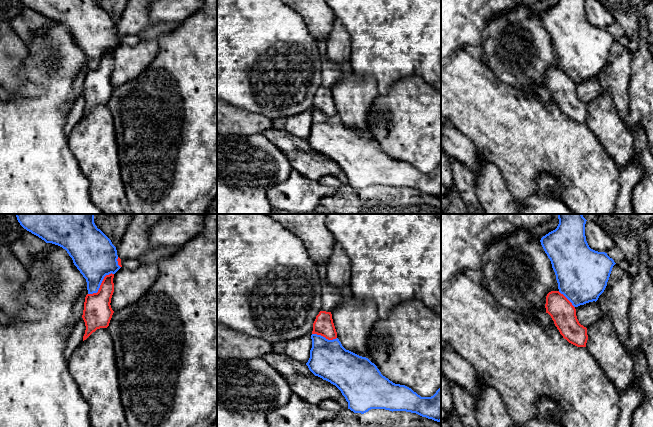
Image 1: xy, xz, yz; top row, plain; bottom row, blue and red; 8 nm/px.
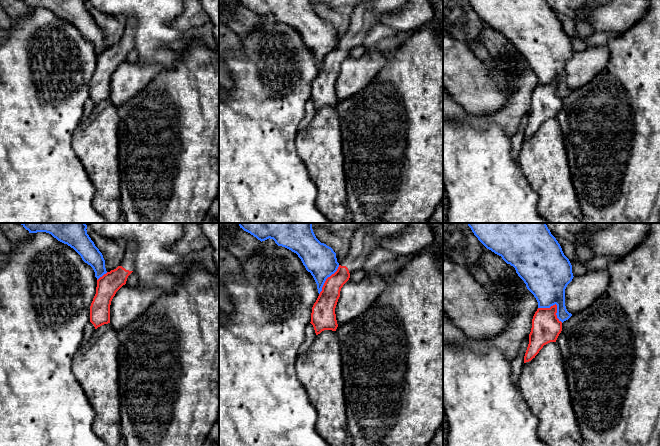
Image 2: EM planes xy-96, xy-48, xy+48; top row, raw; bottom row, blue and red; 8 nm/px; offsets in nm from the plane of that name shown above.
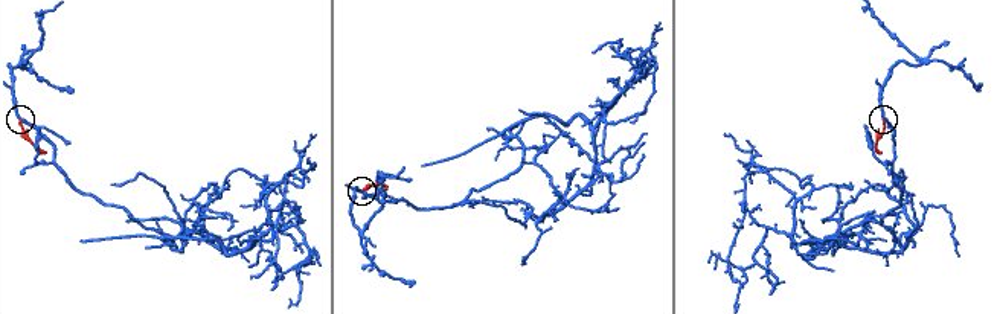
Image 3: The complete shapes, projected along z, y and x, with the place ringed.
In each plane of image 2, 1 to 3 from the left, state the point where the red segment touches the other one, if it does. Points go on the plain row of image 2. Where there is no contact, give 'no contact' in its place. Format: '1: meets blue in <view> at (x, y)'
1: meets blue in xy-96 at (102, 51)
2: meets blue in xy-48 at (326, 54)
3: meets blue in xy+48 at (556, 80)

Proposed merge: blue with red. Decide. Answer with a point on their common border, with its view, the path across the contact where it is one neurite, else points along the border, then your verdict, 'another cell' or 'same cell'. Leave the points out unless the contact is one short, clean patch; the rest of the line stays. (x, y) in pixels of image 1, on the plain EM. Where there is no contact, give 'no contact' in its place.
xy (100, 60) | another cell

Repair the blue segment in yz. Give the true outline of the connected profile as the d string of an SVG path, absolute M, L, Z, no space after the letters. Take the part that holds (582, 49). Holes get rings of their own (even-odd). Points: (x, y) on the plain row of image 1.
M558 0L557 4L543 12L540 18L551 37L559 68L563 70L574 83L593 77L596 78L599 72L604 68L612 44L616 39L607 29L598 28L589 23L585 12L585 0Z

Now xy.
M20 0L24 5L38 12L46 19L52 19L65 25L74 41L87 58L88 70L97 69L106 51L115 50L118 41L116 23L95 0Z

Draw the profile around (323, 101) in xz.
M319 88L313 99L312 110L321 111L328 116L333 116L337 114L337 108L333 99L331 88Z

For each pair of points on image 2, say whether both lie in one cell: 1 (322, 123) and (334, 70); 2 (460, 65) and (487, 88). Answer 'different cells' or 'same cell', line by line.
1: different cells
2: same cell

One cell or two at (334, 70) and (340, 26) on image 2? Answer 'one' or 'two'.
two

